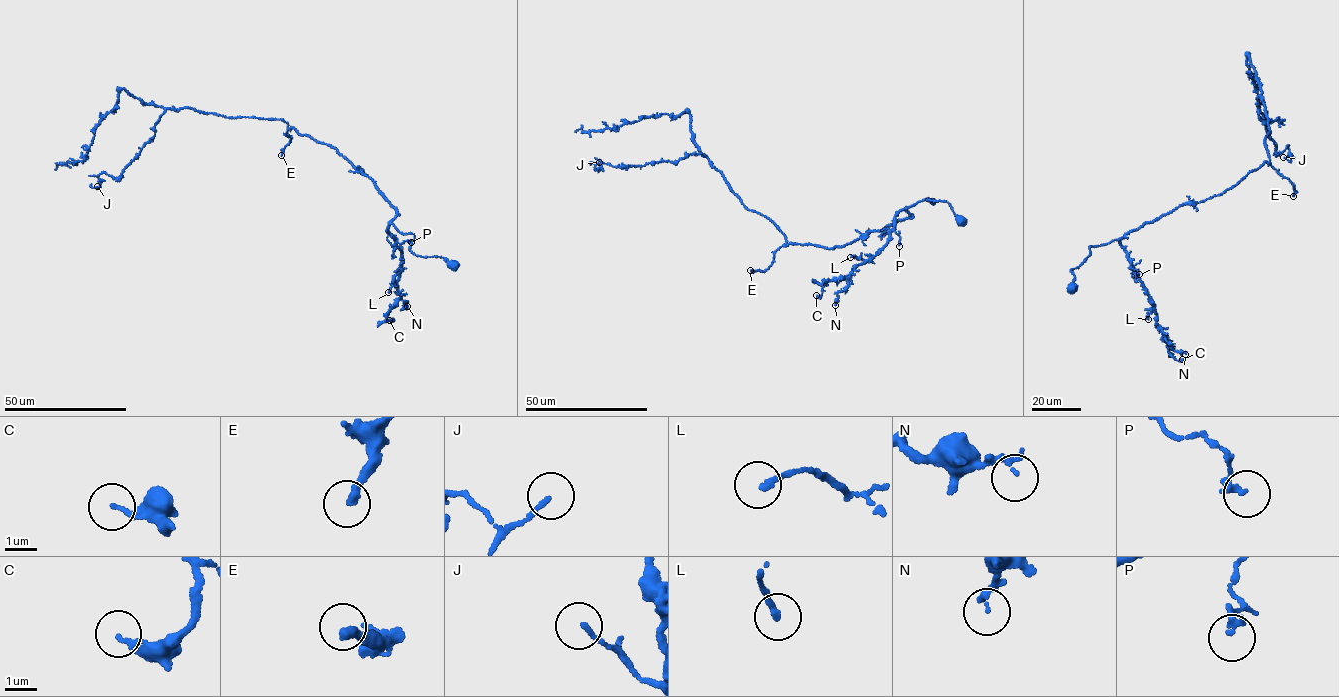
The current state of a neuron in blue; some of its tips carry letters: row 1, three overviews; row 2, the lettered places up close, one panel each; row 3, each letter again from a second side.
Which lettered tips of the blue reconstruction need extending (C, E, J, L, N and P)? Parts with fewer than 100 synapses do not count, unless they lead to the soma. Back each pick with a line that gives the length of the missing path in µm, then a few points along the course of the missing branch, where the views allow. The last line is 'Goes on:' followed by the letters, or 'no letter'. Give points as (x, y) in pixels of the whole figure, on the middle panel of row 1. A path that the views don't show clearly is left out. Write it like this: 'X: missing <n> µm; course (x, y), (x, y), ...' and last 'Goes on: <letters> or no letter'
E: missing 70 µm; course (750, 270), (739, 268), (721, 283), (711, 278), (677, 279), (664, 272), (637, 269), (629, 272), (630, 282)
Goes on: E

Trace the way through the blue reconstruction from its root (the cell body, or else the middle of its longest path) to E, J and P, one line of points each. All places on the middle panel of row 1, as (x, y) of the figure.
E: (961, 222), (946, 202), (926, 198), (907, 208), (910, 216), (845, 245), (789, 243), (765, 270), (750, 270)
J: (961, 222), (926, 198), (842, 246), (785, 246), (701, 153), (599, 162)
P: (961, 222), (946, 202), (928, 200), (933, 204), (926, 198), (896, 214), (899, 246)

